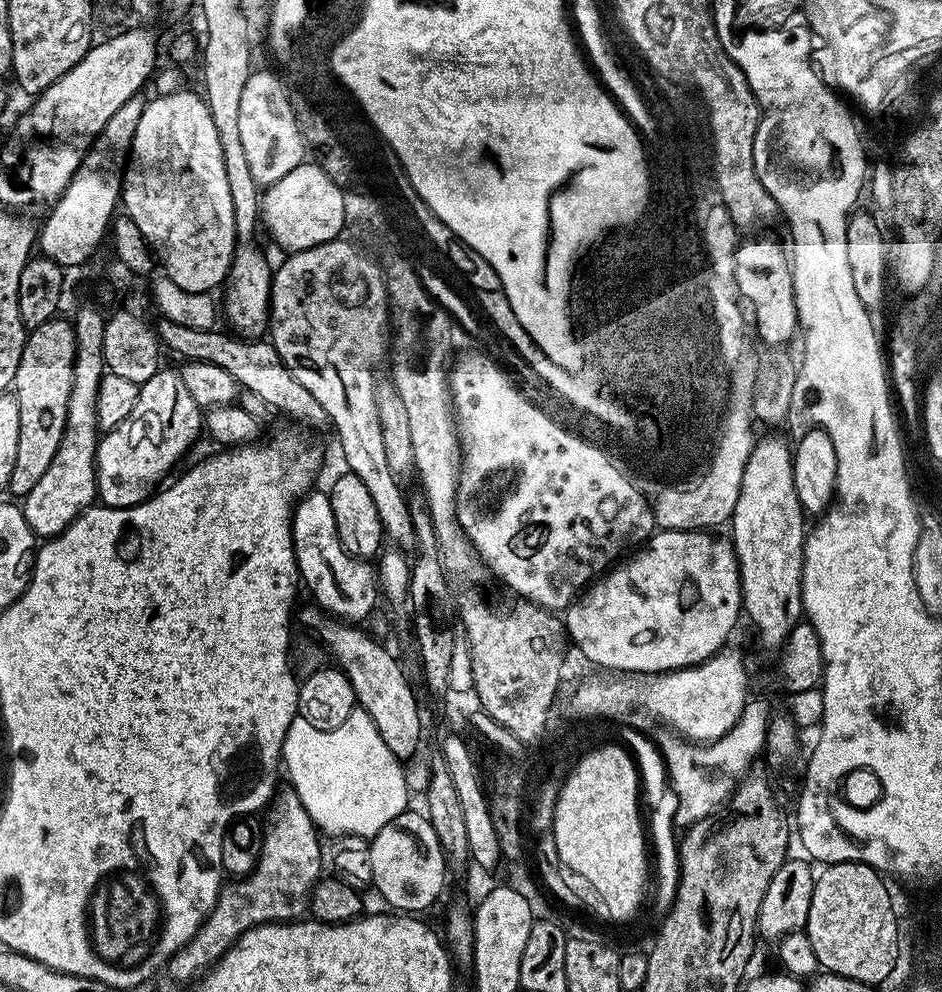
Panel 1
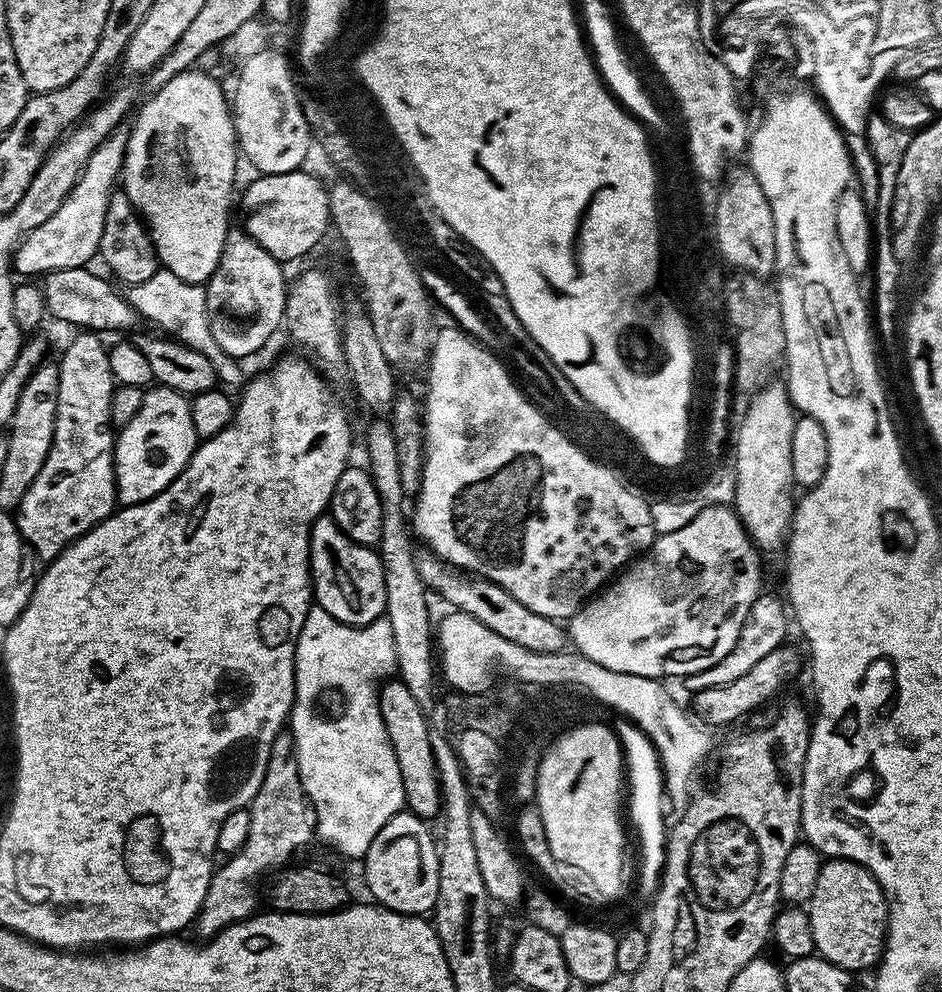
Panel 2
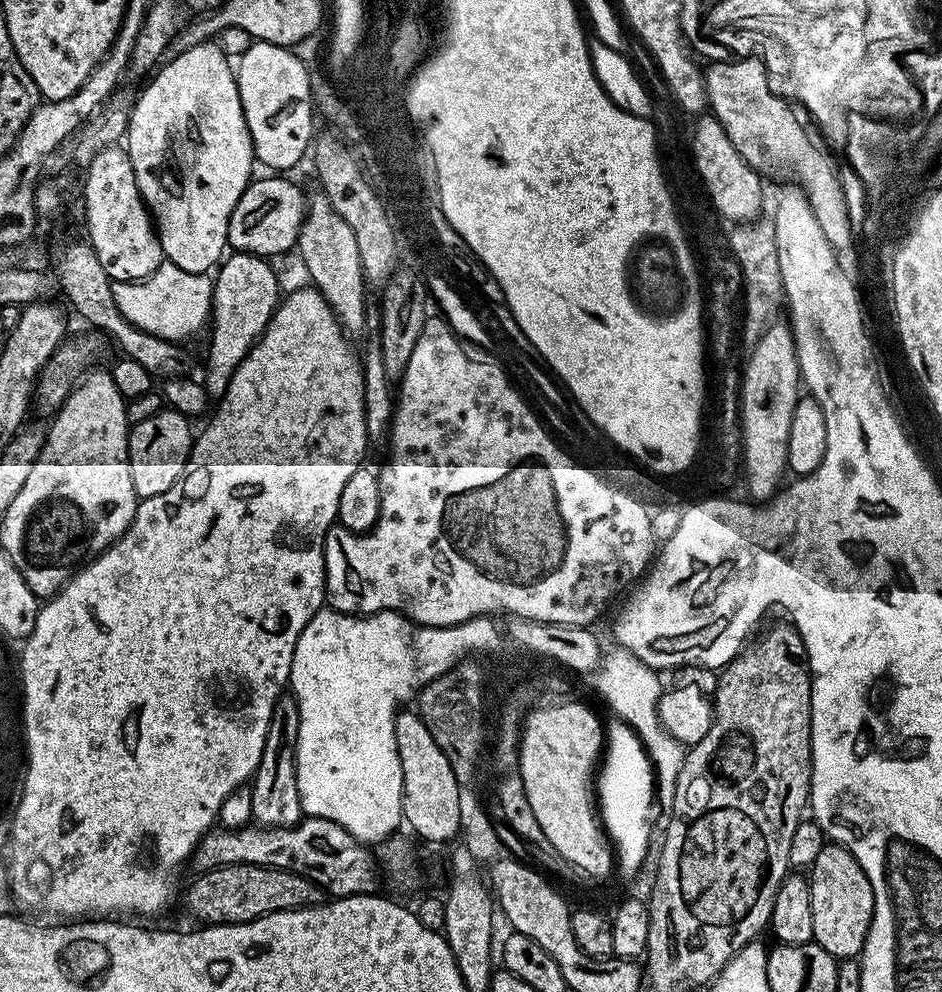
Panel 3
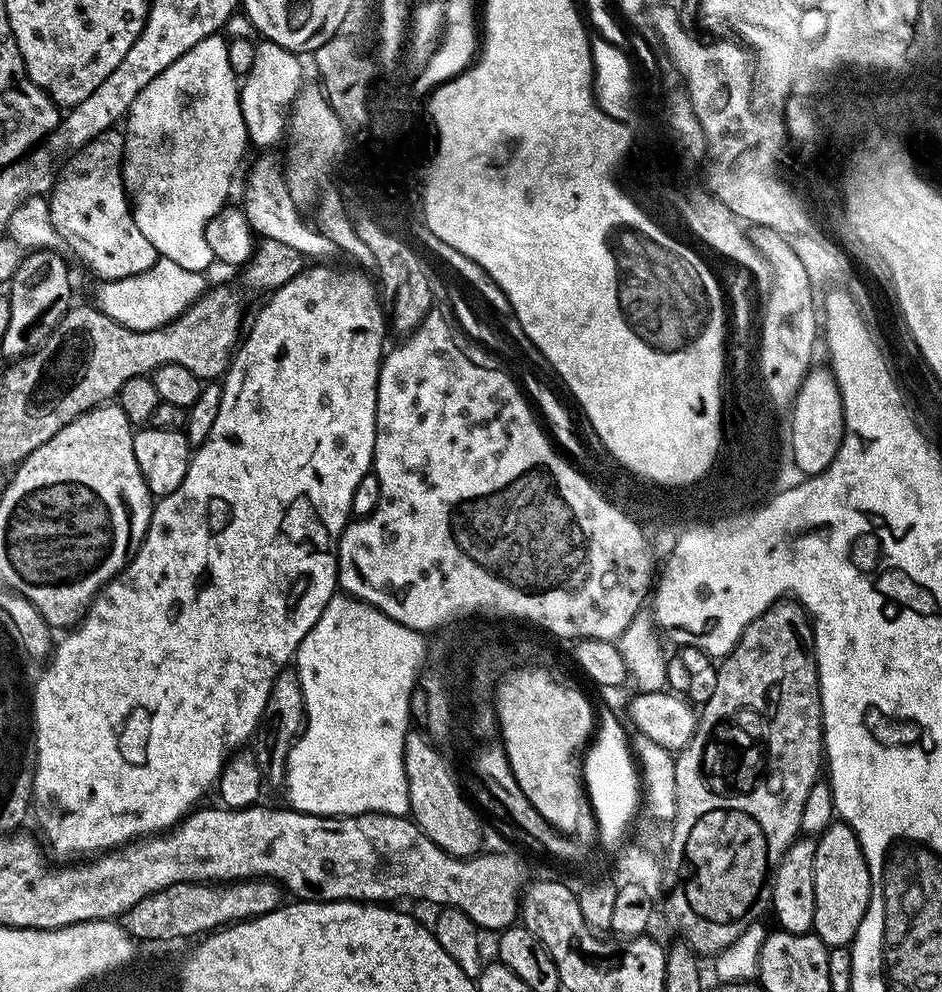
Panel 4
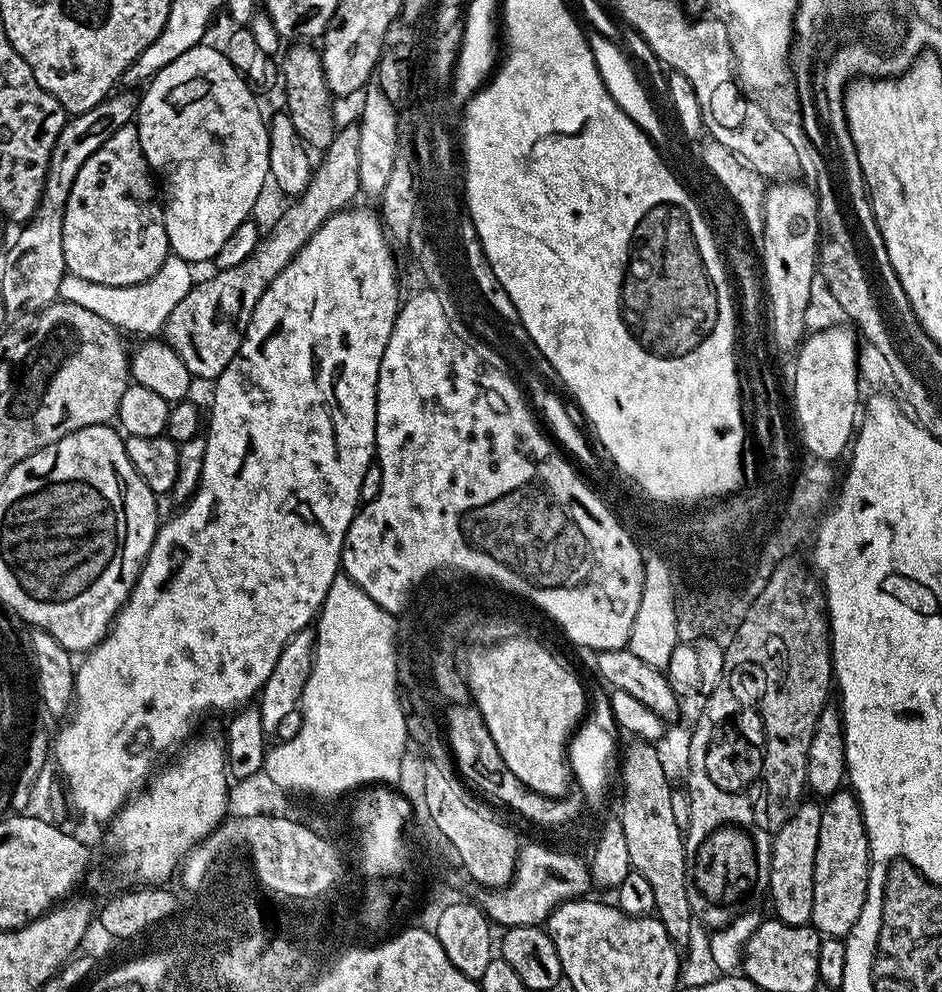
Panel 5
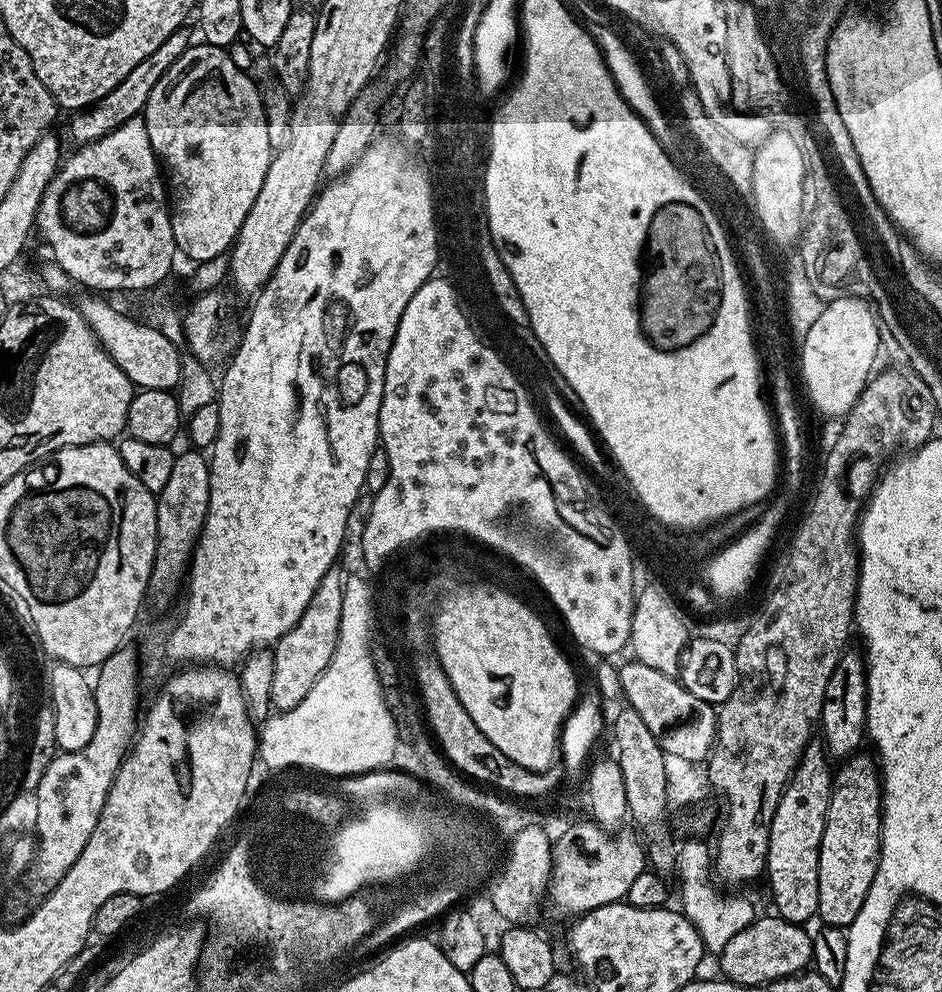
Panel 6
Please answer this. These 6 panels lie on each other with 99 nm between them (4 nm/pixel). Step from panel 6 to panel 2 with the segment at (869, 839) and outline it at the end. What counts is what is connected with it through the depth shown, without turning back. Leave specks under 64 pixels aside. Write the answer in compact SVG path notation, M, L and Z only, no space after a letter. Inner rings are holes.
M825 859L806 911L814 930L816 952L825 960L849 974L857 974L863 968L872 970L879 965L888 931L888 903L879 882L868 873L868 869L853 860Z

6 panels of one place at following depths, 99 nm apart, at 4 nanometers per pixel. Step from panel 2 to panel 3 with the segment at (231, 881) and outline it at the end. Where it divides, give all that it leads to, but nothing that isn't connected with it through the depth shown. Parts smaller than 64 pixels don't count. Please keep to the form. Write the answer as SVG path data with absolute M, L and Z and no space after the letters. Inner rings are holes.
M281 695L274 706L270 726L266 730L266 746L262 750L262 762L250 781L252 790L252 818L265 828L292 828L302 819L298 778L296 777L296 747L300 729L300 711L295 696Z

